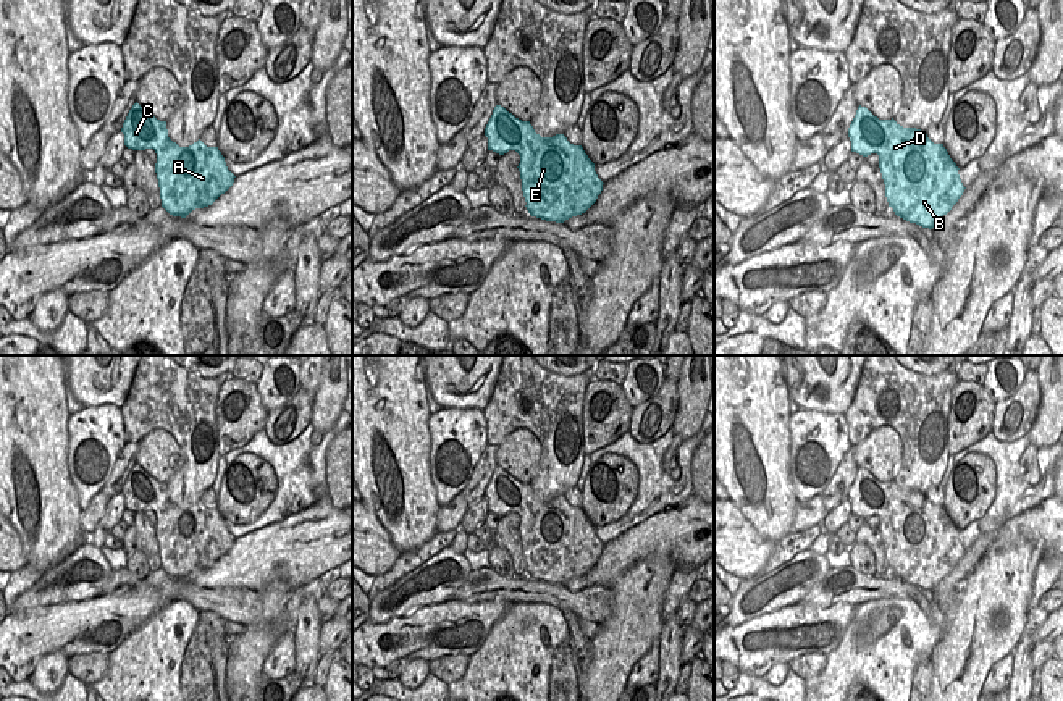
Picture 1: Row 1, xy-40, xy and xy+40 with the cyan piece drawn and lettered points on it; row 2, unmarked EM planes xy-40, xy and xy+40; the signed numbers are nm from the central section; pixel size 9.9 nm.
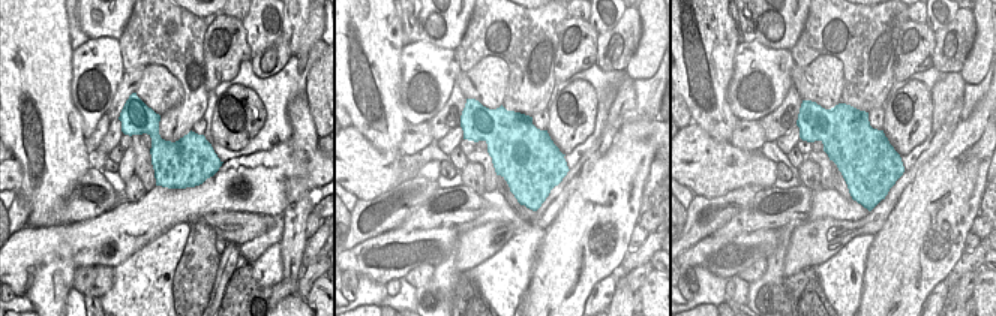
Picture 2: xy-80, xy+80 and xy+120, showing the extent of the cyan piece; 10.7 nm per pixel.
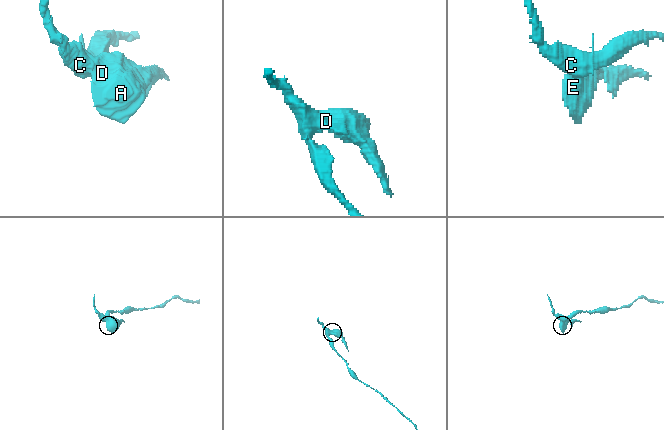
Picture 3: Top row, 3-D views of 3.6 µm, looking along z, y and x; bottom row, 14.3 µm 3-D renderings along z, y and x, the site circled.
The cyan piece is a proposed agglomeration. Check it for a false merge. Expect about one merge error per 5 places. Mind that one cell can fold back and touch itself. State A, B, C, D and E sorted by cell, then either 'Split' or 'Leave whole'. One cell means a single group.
Groups: A B D E / C. Split.

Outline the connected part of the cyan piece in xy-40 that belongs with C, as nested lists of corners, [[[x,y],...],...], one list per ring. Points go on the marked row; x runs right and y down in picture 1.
[[[137,102],[129,110],[121,128],[124,145],[132,150],[162,149],[166,131],[166,121],[157,120]]]

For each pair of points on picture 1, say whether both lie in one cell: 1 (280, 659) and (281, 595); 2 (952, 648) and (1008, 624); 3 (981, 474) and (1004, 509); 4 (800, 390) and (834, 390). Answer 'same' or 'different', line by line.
1: different
2: same
3: different
4: same

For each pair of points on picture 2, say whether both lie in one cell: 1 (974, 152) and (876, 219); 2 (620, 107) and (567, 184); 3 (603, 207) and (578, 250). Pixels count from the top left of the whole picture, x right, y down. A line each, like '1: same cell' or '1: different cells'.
1: different cells
2: same cell
3: same cell

